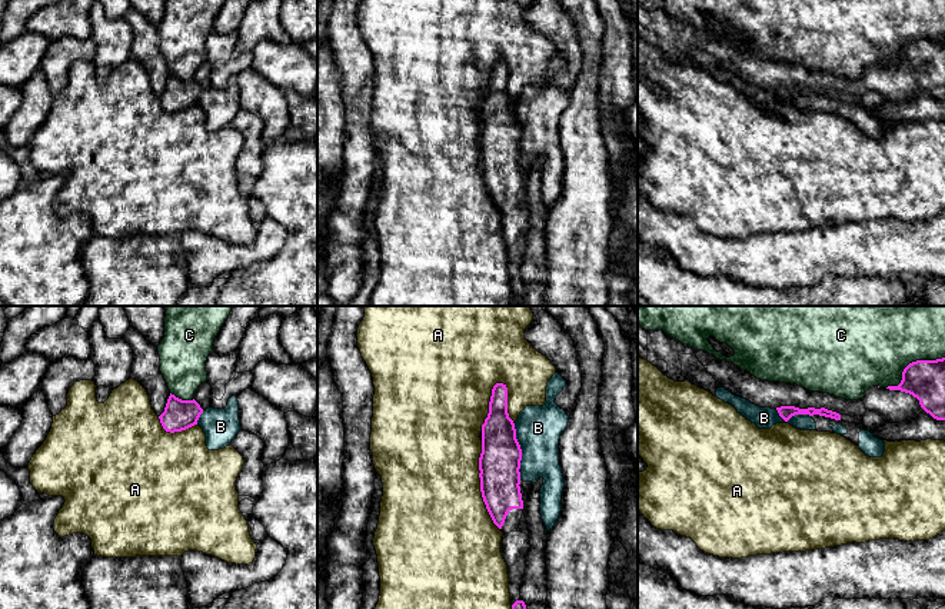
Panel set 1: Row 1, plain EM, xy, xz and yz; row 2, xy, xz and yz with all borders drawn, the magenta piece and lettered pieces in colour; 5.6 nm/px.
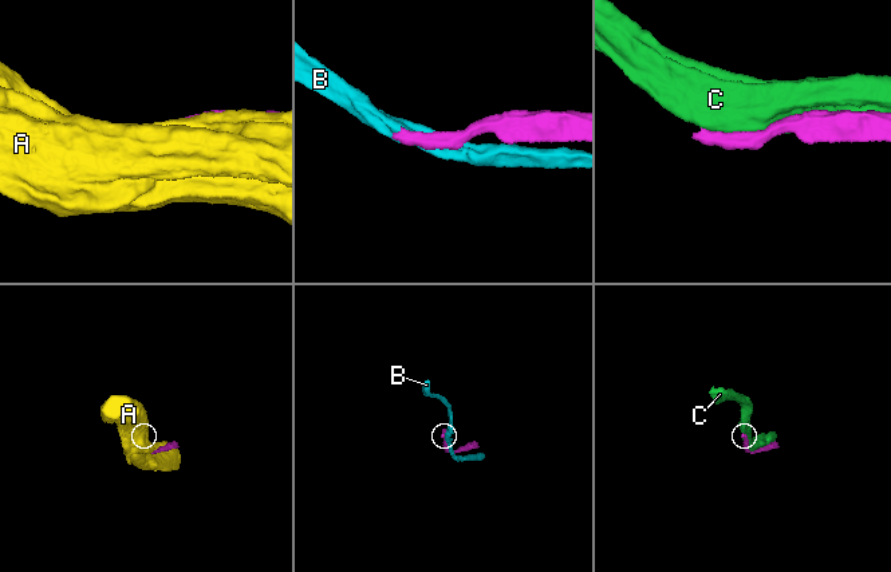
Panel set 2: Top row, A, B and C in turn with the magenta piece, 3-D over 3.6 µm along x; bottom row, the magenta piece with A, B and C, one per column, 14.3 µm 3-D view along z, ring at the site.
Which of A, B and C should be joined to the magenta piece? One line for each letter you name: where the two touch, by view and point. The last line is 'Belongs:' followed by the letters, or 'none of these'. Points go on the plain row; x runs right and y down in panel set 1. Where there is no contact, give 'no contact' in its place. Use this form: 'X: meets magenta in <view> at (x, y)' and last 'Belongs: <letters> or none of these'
Belongs: none of these

